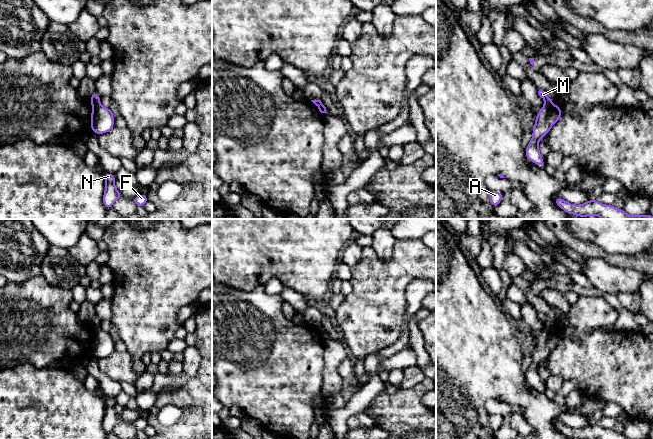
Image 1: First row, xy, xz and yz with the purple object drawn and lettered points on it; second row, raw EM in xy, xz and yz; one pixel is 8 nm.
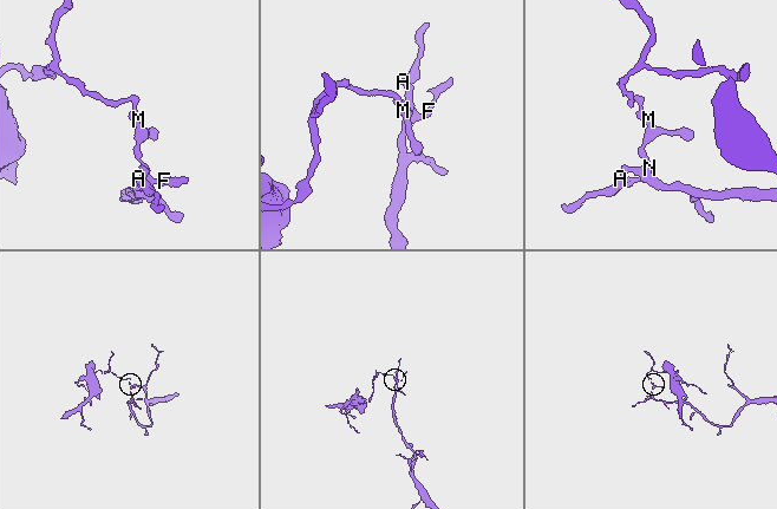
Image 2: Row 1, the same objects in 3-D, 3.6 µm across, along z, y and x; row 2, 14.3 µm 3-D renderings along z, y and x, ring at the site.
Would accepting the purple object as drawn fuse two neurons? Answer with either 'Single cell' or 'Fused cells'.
Fused cells

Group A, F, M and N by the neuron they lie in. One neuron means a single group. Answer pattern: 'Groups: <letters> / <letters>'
Groups: A F N / M

